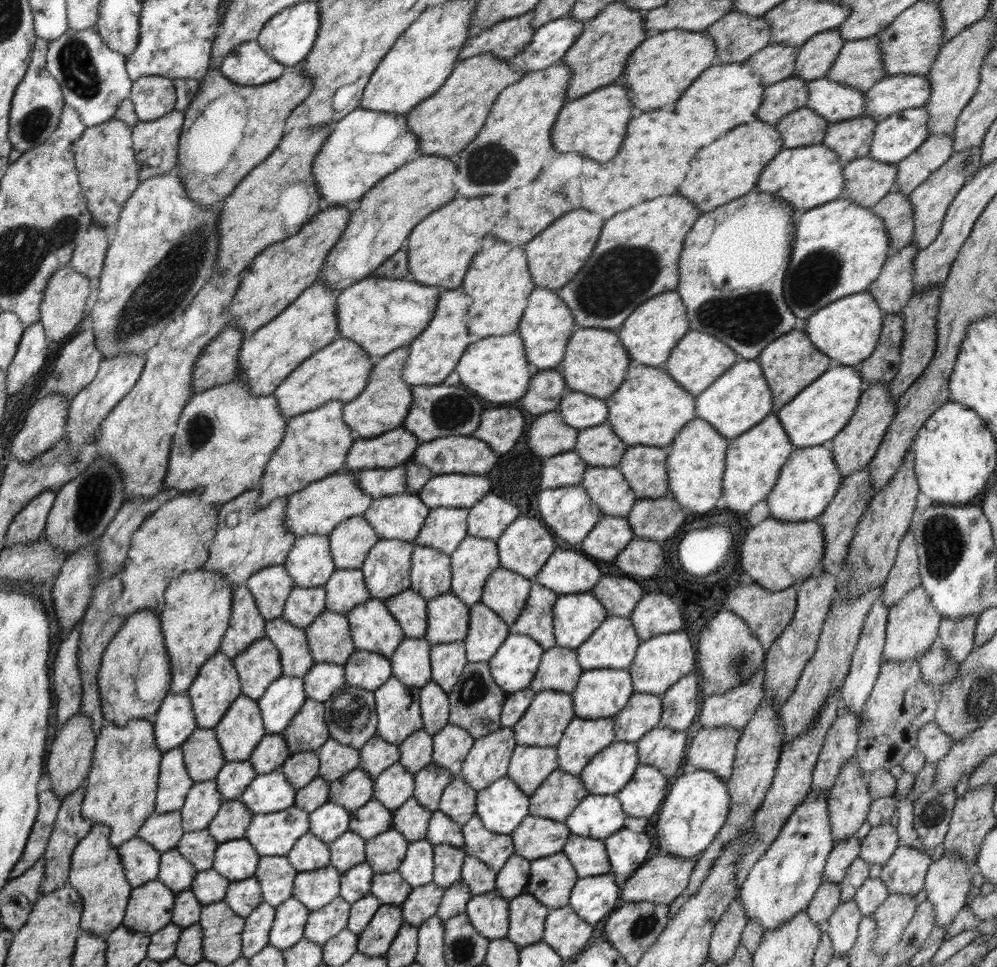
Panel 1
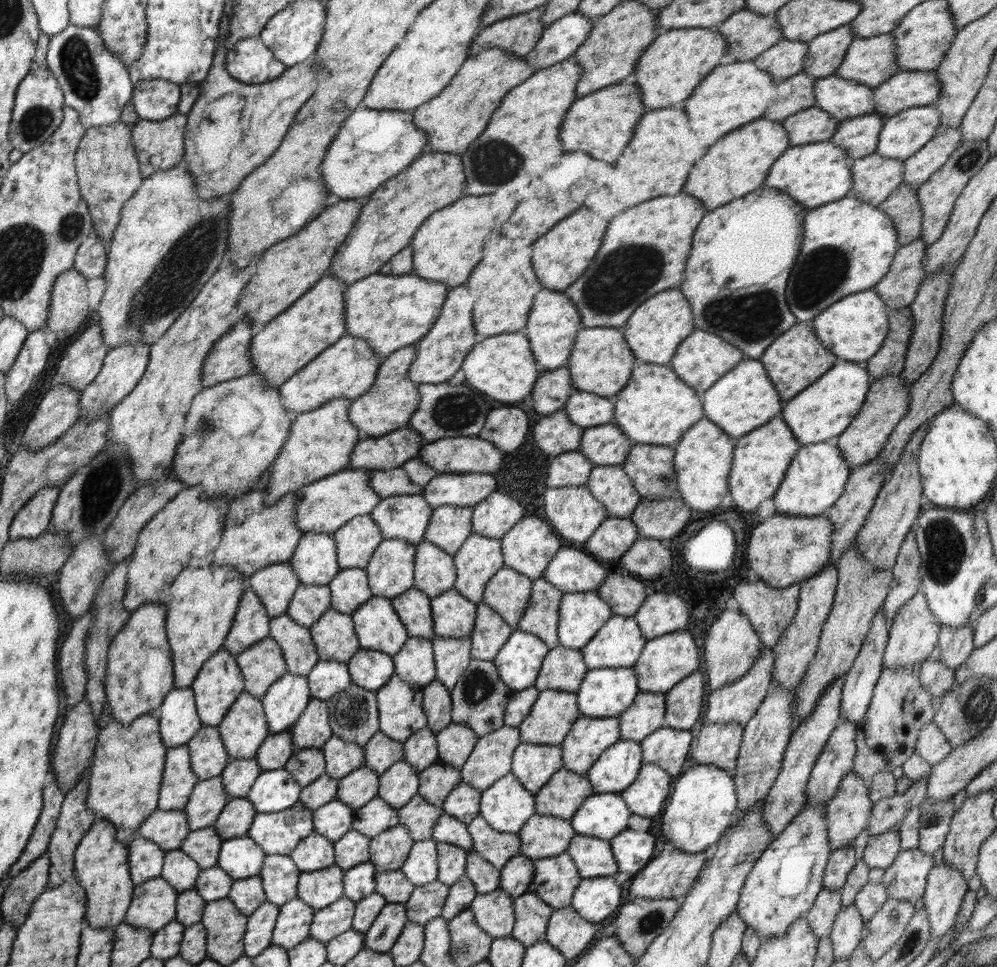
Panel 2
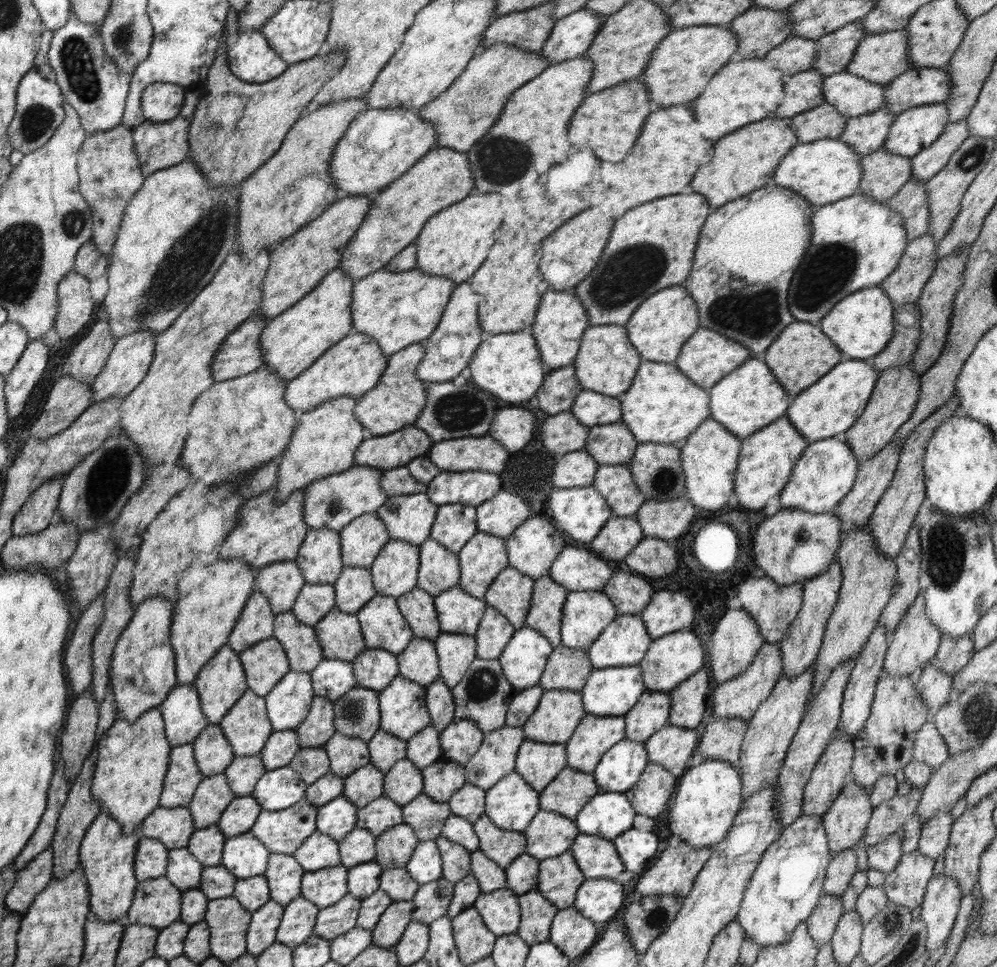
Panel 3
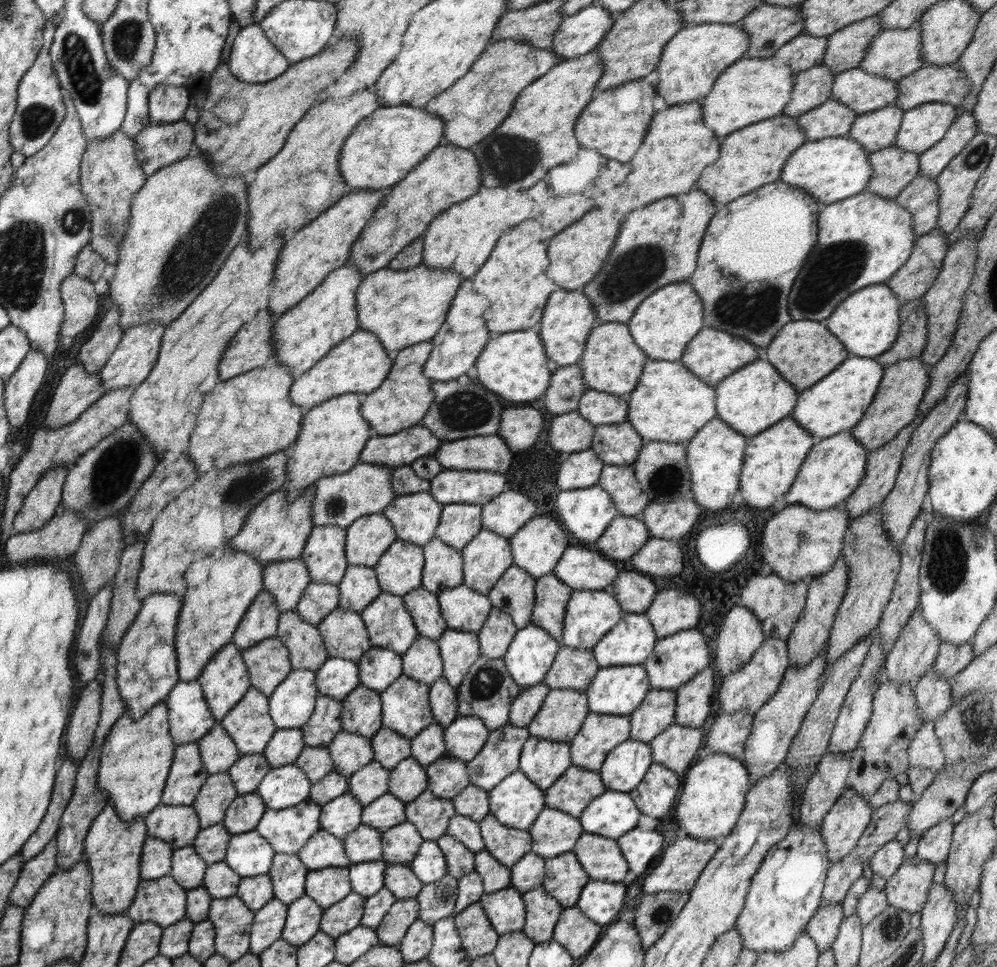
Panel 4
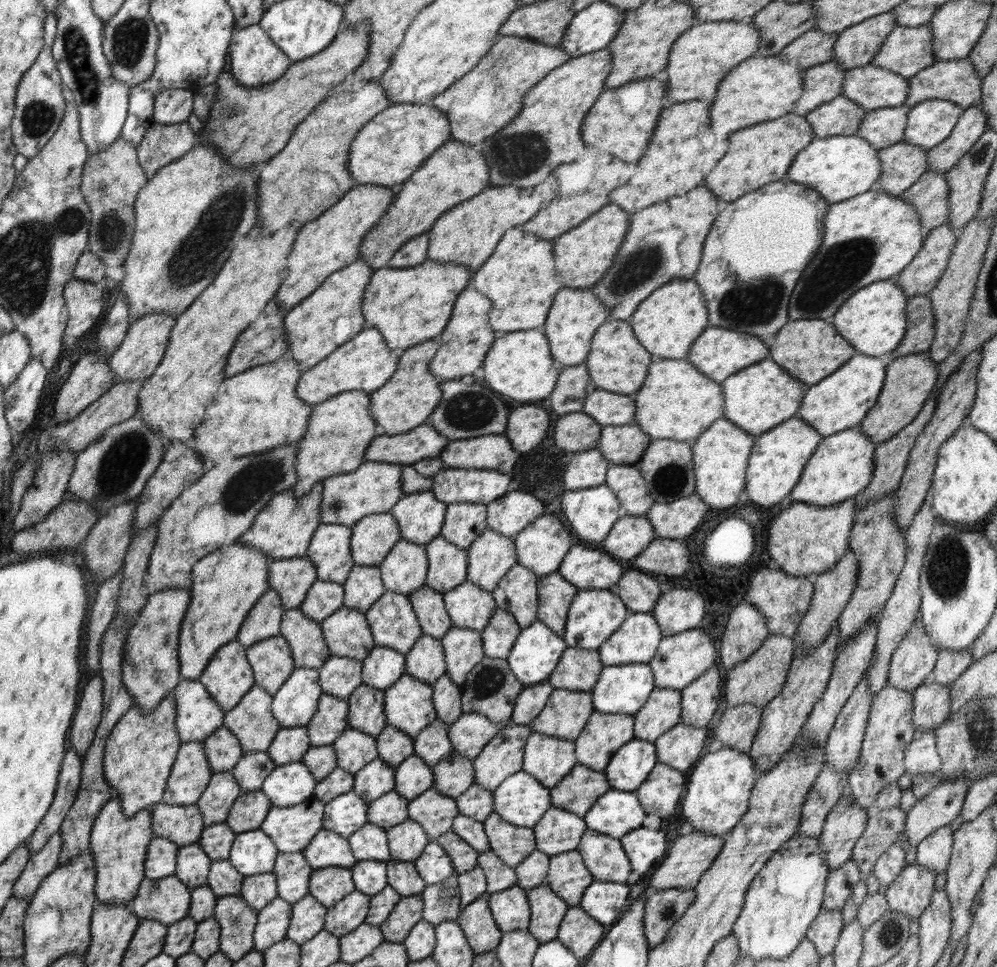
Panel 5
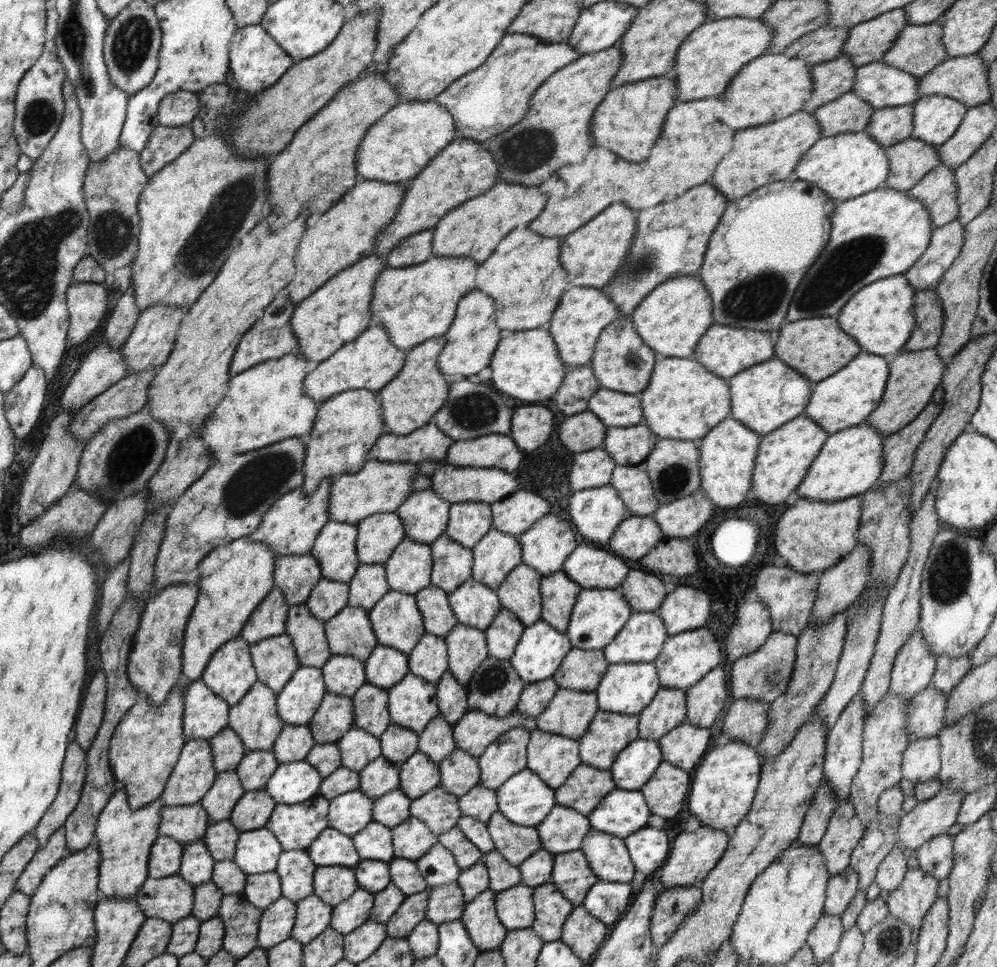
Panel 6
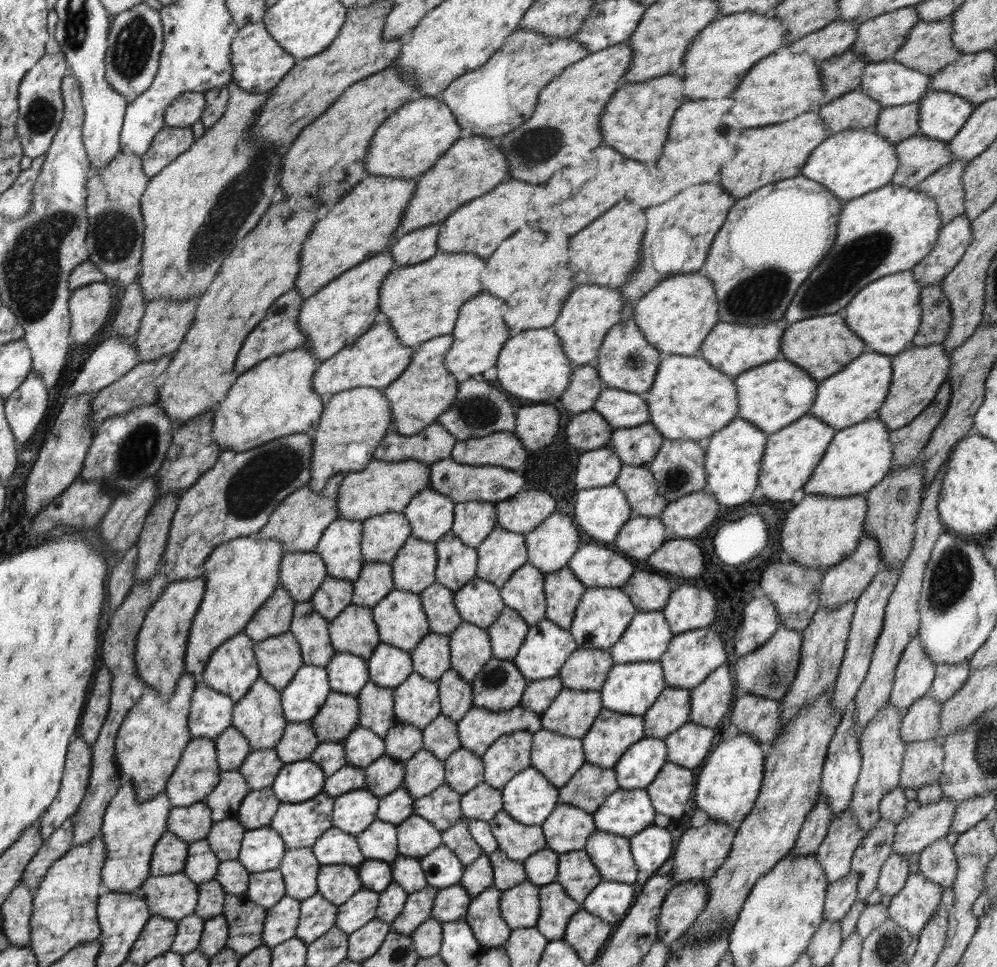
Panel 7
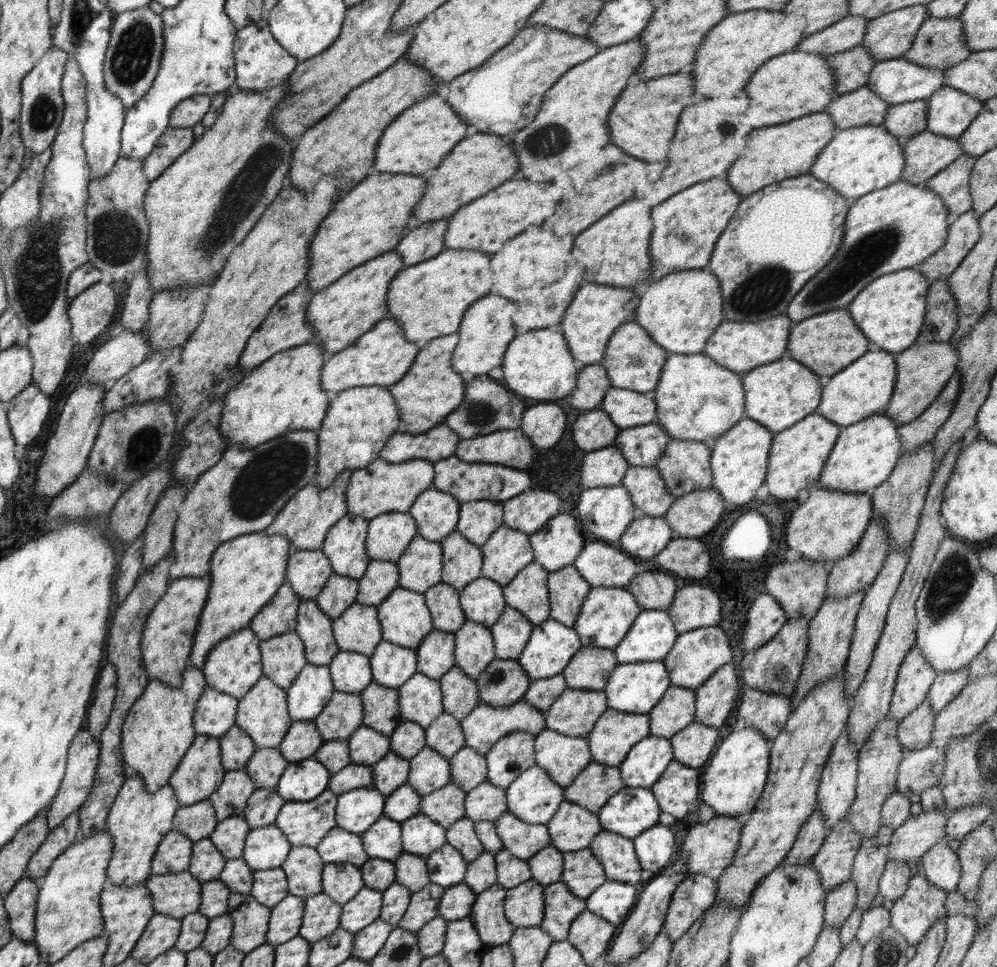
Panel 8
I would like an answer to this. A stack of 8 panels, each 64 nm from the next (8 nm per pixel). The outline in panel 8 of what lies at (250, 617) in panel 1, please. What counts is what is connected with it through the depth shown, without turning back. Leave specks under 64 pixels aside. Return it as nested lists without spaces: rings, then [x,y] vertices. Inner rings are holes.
[[[282,584],[269,604],[251,621],[249,628],[261,641],[294,631],[301,599],[290,584]]]

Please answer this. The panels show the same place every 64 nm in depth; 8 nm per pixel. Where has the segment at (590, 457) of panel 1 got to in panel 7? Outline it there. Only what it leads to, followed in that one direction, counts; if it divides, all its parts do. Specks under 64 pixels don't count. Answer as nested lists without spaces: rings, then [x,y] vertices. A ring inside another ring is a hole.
[[[652,423],[632,428],[616,428],[607,445],[622,459],[622,464],[637,467],[648,466],[654,460],[665,438]]]

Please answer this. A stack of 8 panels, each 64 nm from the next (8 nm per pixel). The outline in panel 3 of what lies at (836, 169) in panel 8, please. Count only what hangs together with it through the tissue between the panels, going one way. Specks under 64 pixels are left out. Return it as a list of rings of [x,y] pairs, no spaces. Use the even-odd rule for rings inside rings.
[[[838,139],[798,144],[780,160],[773,182],[796,191],[813,206],[831,204],[858,193],[864,172],[860,165],[861,157],[850,145]]]

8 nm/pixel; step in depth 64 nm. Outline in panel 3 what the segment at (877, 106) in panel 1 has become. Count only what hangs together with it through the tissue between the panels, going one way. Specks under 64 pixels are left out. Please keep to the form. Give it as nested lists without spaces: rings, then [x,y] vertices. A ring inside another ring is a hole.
[[[914,68],[885,86],[883,108],[899,115],[906,109],[934,103],[946,103],[953,92],[948,69]]]

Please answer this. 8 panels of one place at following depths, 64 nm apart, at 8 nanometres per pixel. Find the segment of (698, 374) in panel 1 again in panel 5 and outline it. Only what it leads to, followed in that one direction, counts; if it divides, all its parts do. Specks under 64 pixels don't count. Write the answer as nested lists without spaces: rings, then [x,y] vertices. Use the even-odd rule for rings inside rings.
[[[708,325],[690,348],[686,359],[690,363],[694,363],[696,369],[704,373],[706,377],[722,383],[728,376],[736,374],[742,368],[768,359],[770,352],[769,344],[761,340],[760,337],[756,337],[756,335],[750,333],[736,332],[734,330]]]

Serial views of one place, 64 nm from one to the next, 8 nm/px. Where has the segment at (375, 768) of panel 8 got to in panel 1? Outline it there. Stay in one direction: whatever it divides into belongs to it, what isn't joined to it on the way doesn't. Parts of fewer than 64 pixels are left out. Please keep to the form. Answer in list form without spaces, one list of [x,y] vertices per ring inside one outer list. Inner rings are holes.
[[[360,767],[330,781],[328,802],[342,805],[348,812],[364,806],[374,796],[374,779]]]

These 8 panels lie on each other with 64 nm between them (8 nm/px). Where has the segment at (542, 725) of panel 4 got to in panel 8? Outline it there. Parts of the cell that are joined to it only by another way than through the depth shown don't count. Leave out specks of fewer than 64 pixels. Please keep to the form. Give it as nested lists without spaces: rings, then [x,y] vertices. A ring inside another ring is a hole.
[[[568,688],[547,710],[546,729],[566,736],[587,737],[607,708],[604,691]]]

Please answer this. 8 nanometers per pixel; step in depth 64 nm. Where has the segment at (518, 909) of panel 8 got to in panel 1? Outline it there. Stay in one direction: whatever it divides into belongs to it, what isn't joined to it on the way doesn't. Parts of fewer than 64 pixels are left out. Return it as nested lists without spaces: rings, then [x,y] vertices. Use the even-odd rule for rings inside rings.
[[[498,891],[473,896],[468,900],[465,912],[474,929],[488,940],[501,939],[508,934],[509,901]]]

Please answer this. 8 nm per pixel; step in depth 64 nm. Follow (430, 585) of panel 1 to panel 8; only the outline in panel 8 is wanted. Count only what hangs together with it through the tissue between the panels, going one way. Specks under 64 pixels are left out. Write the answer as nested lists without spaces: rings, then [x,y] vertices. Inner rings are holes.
[[[457,530],[442,538],[440,544],[444,554],[444,584],[460,592],[481,577],[483,553],[480,547],[471,544]]]

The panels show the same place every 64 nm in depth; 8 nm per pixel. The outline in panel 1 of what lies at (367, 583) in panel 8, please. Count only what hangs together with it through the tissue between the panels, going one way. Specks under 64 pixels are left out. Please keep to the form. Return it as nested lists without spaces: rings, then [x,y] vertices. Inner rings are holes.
[[[360,569],[336,570],[323,587],[326,590],[326,610],[348,615],[355,607],[371,598]]]

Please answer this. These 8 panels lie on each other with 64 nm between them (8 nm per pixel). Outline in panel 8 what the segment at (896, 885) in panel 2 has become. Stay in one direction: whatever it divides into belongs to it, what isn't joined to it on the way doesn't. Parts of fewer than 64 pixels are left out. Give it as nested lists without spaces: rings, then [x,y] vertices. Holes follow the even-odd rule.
[[[914,875],[908,882],[908,888],[906,888],[904,896],[900,896],[898,900],[893,901],[893,906],[889,910],[891,926],[896,928],[896,932],[900,932],[904,936],[904,940],[908,942],[911,951],[936,922],[945,921],[948,917],[944,907],[946,896],[948,896],[947,891],[934,886],[926,877]]]

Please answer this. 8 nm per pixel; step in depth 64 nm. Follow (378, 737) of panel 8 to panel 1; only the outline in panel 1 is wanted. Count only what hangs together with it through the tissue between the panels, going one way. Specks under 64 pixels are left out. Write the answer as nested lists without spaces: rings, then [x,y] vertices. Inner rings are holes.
[[[332,737],[316,753],[320,757],[318,776],[329,781],[338,780],[360,764],[360,751],[357,748],[342,744]]]

